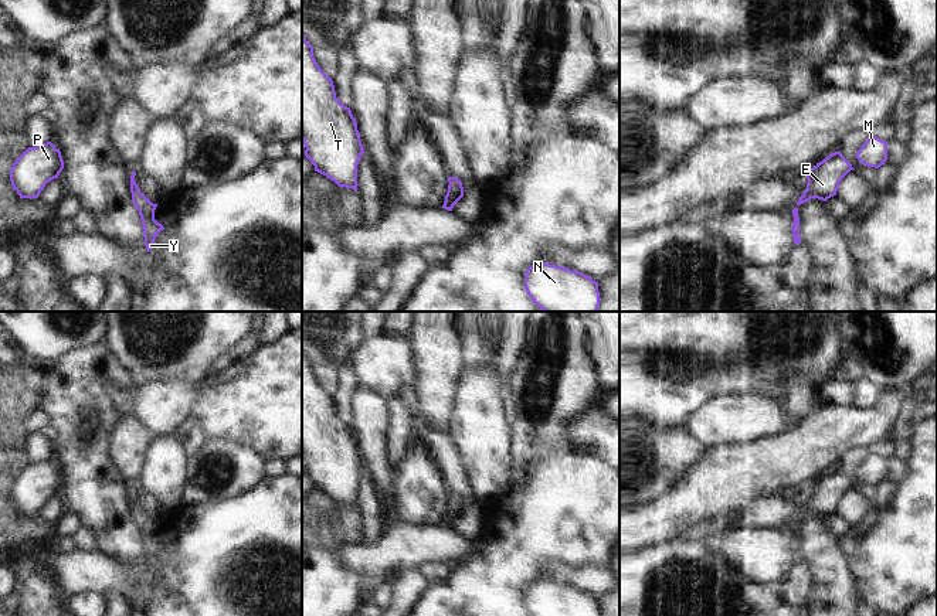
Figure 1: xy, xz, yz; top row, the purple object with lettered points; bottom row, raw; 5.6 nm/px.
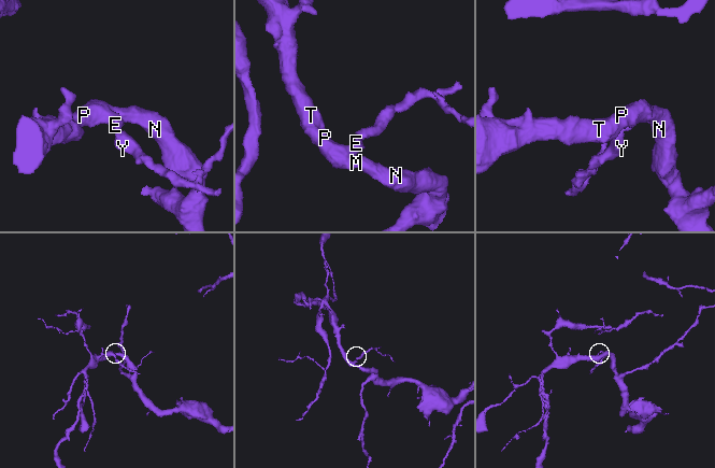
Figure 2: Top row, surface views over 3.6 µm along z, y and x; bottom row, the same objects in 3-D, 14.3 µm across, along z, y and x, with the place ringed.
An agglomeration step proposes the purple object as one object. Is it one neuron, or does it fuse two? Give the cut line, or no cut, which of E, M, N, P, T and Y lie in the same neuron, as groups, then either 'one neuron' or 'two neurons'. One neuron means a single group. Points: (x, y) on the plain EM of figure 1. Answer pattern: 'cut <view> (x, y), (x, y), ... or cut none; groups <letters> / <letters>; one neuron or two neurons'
cut none; groups E M N P T Y; one neuron

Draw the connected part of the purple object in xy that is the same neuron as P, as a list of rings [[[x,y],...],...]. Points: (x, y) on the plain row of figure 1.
[[[51,459],[28,464],[10,487],[10,498],[20,515],[37,515],[45,501],[64,486],[60,466]]]

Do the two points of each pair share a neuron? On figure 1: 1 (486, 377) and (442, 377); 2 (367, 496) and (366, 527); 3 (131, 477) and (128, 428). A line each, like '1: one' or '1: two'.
1: two
2: one
3: one

